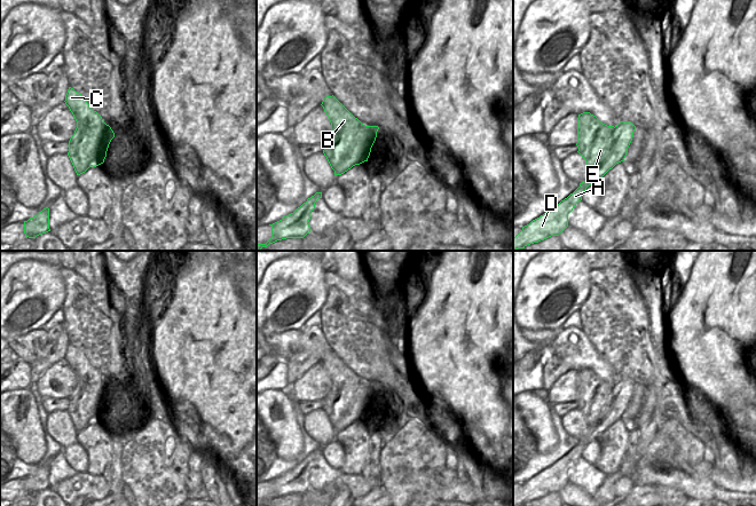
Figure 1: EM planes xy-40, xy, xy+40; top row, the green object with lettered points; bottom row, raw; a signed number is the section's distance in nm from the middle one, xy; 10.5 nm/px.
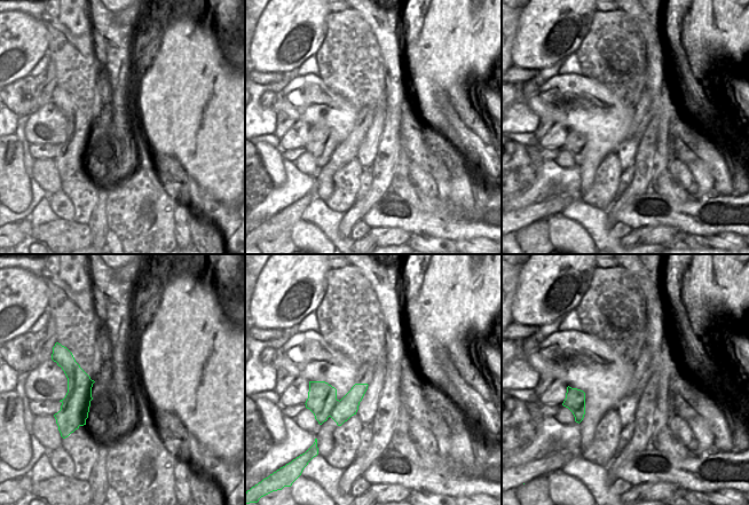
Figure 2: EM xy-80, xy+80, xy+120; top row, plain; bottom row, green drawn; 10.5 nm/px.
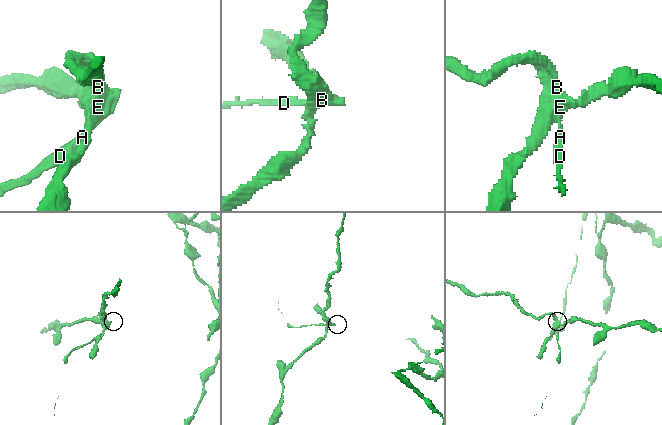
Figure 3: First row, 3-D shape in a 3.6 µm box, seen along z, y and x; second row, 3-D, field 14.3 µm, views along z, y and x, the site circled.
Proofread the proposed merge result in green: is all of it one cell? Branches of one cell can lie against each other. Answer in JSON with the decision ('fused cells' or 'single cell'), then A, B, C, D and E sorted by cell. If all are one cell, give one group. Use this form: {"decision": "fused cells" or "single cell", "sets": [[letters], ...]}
{"decision": "fused cells", "sets": [["A", "D"], ["B", "C", "E"]]}

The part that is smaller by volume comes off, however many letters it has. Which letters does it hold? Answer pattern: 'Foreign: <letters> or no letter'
Foreign: A, D

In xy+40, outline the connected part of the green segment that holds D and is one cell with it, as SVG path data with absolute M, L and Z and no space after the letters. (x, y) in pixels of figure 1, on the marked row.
M621 121L615 126L611 152L605 161L588 169L588 180L580 183L580 187L567 198L522 227L522 230L513 238L513 251L525 248L527 245L538 243L551 236L559 236L568 227L568 214L582 200L586 188L597 183L616 164L624 161L635 129L636 126L631 121Z

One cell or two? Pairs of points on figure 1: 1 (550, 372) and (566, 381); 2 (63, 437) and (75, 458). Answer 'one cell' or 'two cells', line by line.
1: two cells
2: two cells

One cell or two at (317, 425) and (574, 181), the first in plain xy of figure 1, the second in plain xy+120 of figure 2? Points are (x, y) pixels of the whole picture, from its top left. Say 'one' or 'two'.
two

